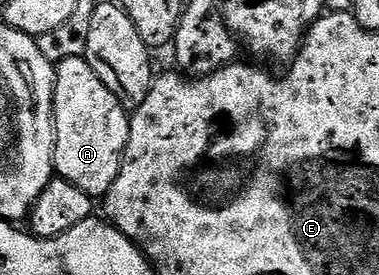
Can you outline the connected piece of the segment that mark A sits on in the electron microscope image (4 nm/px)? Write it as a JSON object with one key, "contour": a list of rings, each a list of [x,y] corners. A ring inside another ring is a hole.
{"contour":[[[85,56],[68,58],[56,65],[54,74],[54,171],[92,199],[105,198],[116,183],[122,154],[130,138],[131,114],[100,83]]]}

